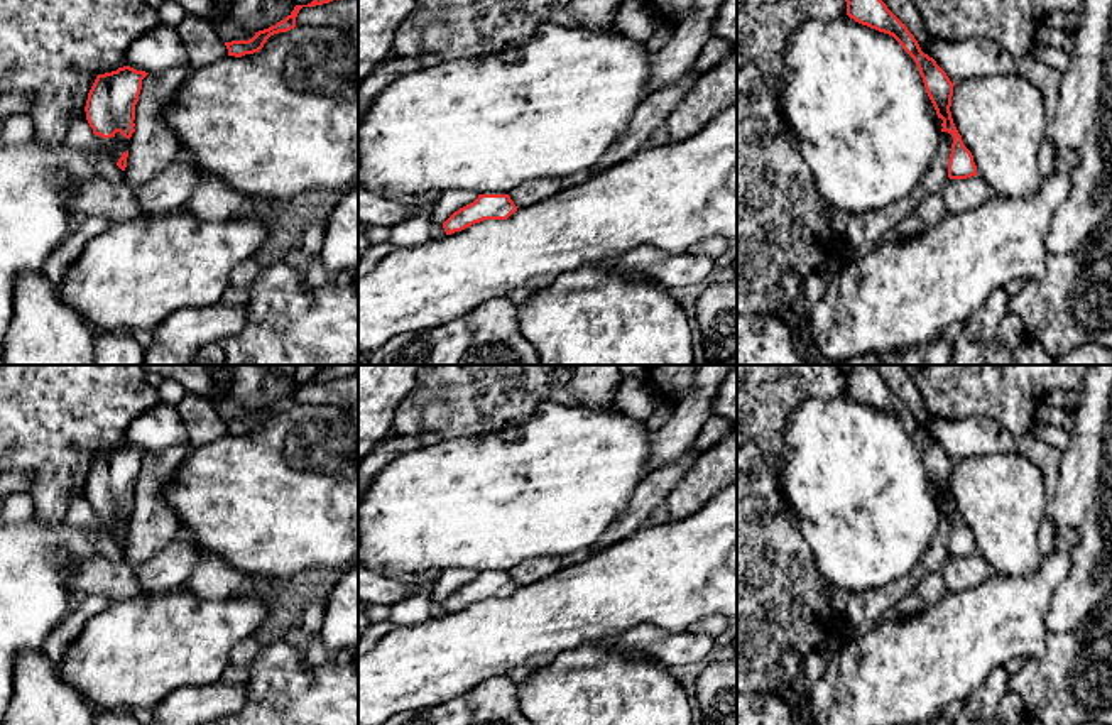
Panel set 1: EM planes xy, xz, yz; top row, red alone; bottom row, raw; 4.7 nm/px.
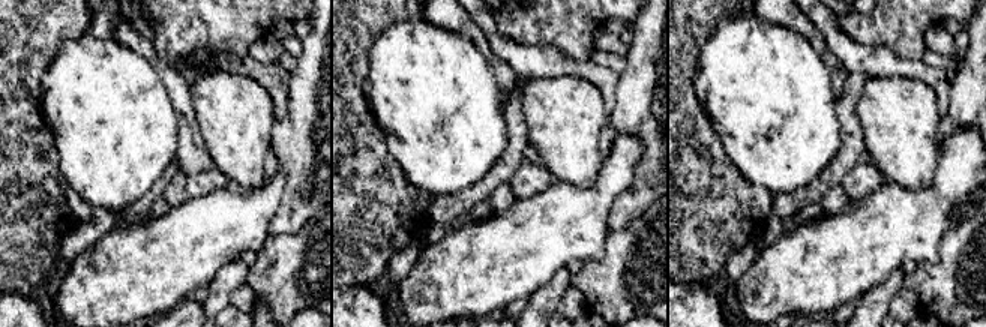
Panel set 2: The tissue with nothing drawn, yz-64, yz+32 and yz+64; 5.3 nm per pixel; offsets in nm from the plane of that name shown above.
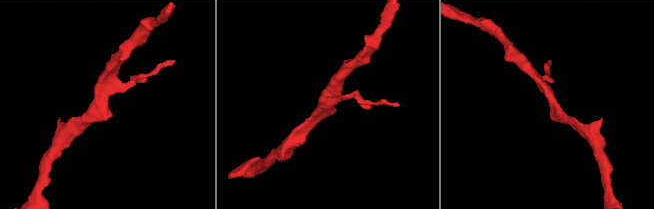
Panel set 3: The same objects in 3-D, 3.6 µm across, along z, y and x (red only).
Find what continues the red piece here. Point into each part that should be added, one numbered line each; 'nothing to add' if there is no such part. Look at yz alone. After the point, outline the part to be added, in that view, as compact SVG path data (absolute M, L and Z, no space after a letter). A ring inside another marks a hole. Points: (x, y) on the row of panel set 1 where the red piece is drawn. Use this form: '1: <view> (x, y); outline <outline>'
nothing to add

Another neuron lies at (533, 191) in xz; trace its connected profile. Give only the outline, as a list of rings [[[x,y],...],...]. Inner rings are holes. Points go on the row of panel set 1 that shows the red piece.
[[[553,177],[553,179],[531,179],[514,189],[510,189],[507,194],[514,201],[517,208],[531,206],[534,203],[539,203],[563,189],[563,179]]]

